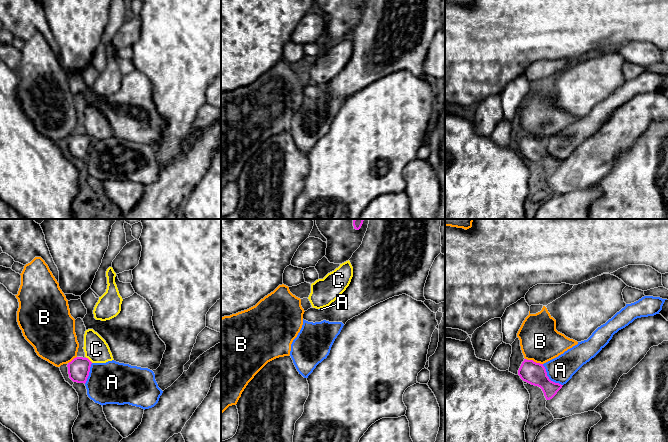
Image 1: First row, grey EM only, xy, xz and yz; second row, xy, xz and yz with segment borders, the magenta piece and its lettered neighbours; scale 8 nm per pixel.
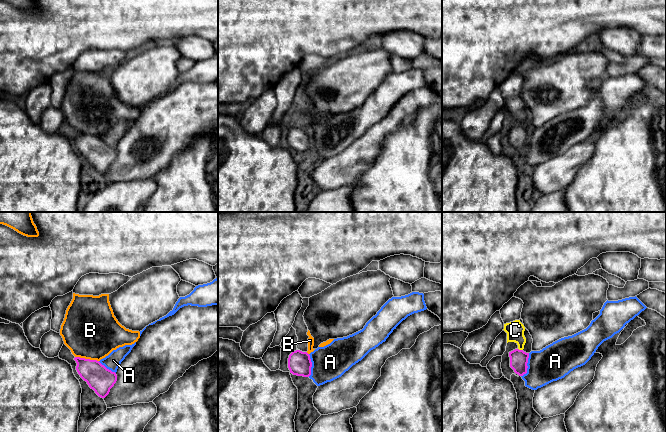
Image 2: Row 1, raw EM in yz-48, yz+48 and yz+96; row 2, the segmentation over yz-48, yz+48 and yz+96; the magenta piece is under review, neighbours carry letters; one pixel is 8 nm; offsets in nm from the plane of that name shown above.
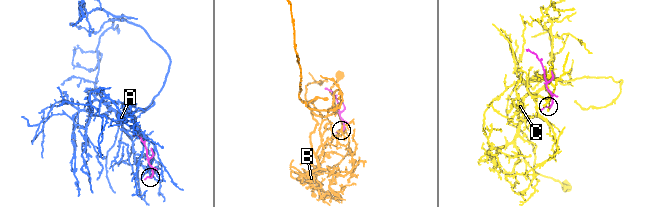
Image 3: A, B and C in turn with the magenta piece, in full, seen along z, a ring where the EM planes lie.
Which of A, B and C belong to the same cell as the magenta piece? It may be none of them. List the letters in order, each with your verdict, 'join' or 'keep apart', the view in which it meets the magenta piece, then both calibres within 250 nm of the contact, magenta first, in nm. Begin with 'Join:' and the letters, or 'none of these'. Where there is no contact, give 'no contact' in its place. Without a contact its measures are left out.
Join: none of these
A: keep apart | yz | 180/220 nm
B: keep apart | yz | 180/320 nm
C: keep apart | xy | 180/200 nm

